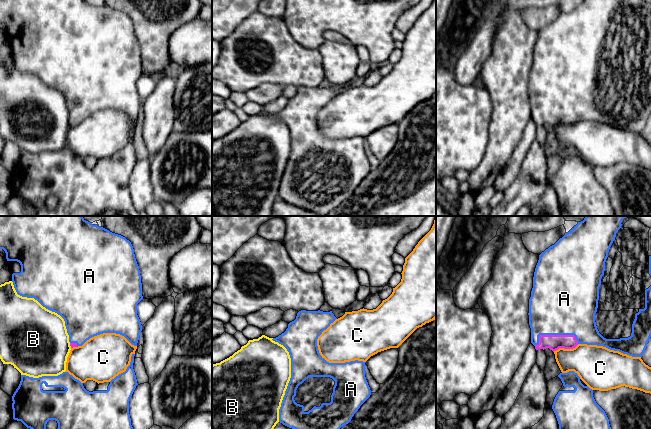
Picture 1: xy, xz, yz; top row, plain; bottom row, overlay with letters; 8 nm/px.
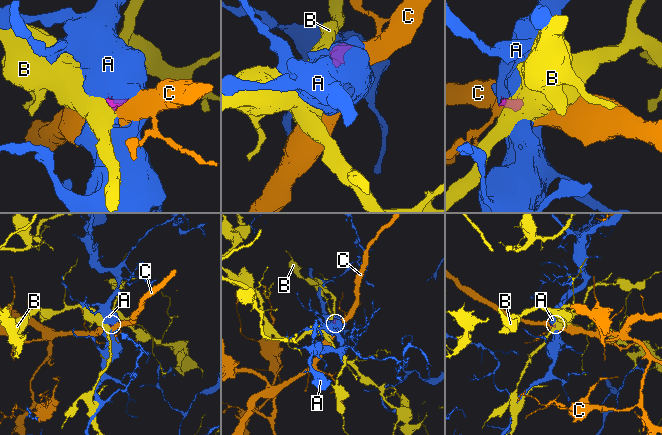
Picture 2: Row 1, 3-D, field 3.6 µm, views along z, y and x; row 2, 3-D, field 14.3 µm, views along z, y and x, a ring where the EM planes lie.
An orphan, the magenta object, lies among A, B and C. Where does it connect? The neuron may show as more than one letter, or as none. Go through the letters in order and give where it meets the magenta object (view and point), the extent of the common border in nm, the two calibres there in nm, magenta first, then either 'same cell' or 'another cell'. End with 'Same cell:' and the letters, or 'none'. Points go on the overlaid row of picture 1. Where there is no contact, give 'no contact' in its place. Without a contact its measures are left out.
A: contact yz (554, 335); length 360 nm; calibres 120 and 480 nm; same cell
B: contact xy (70, 345); length 40 nm; calibres 40 and 480 nm; another cell
C: contact yz (565, 348); length 220 nm; calibres 120 and 300 nm; another cell
Same cell: A

